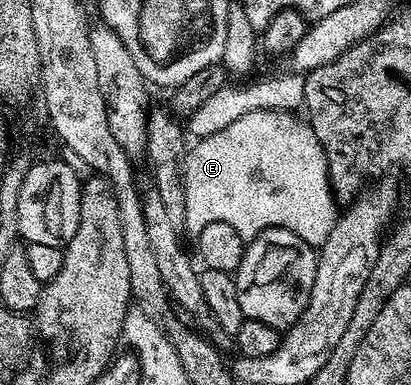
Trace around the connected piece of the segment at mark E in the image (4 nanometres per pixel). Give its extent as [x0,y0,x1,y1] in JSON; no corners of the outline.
[182,110,338,247]

